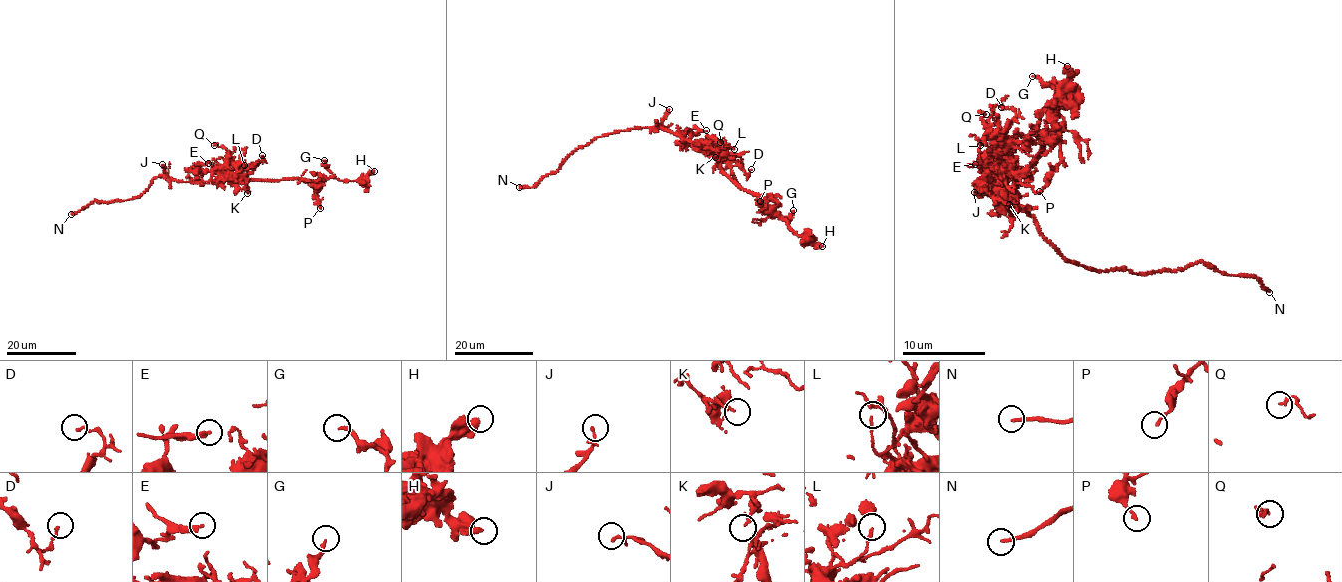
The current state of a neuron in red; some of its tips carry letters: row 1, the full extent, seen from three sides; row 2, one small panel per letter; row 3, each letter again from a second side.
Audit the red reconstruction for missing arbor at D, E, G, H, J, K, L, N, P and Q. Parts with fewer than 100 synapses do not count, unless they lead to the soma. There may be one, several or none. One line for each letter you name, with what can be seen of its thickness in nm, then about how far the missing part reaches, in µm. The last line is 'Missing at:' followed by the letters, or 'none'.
N: Thickness 180 nm. Missing length about 30 µm
Missing at: N

